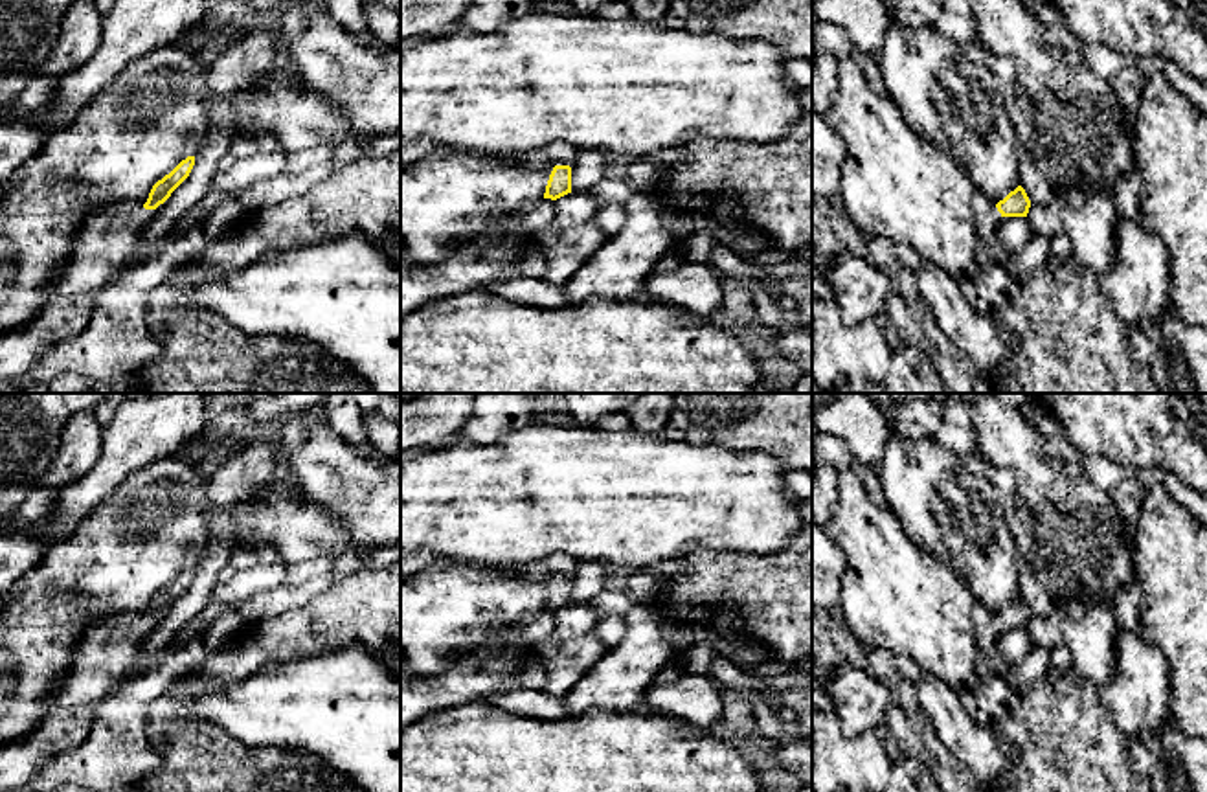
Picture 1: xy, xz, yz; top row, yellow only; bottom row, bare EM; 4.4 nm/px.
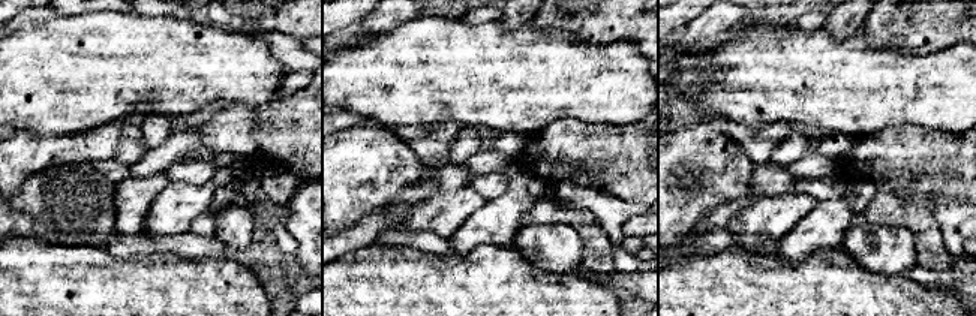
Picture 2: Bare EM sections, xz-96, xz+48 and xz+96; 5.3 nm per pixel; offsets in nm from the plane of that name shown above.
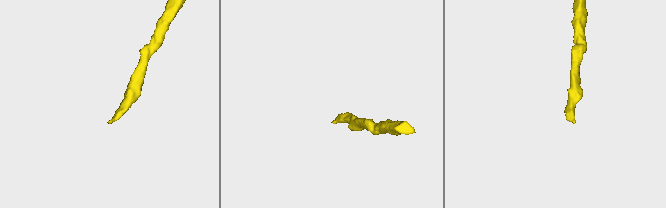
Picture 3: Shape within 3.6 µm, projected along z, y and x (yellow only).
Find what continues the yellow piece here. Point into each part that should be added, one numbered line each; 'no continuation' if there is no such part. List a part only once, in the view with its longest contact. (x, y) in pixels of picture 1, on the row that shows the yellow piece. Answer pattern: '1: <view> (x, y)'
1: xz (555, 155)

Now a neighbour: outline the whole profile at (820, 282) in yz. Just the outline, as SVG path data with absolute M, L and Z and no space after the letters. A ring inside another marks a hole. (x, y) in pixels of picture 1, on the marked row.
M812 246L812 300L830 300L832 290L827 277L827 265Z

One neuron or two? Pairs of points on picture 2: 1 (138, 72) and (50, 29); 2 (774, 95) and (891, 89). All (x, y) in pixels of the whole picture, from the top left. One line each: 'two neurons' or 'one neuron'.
1: one neuron
2: one neuron

